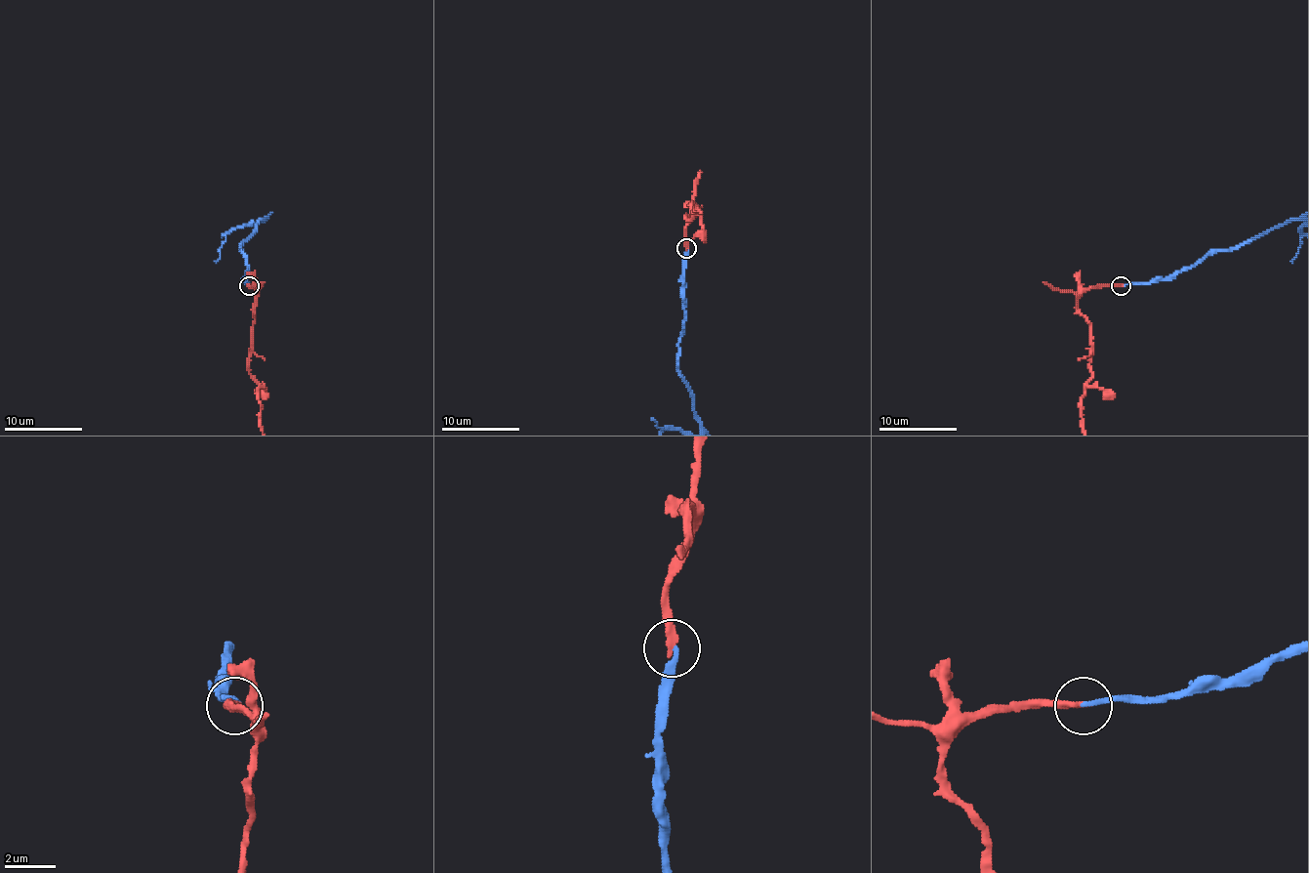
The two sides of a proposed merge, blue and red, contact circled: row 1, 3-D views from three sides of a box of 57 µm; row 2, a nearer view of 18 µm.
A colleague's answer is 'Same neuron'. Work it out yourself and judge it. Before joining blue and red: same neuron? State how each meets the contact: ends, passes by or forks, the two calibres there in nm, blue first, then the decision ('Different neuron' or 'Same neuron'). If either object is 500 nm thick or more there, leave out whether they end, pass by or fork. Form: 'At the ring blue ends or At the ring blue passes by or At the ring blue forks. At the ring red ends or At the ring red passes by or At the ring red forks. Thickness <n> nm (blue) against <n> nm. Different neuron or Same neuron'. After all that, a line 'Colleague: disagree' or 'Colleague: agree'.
At the ring blue ends. At the ring red ends. Thickness 200 nm (blue) against 280 nm. Same neuron
Colleague: agree

